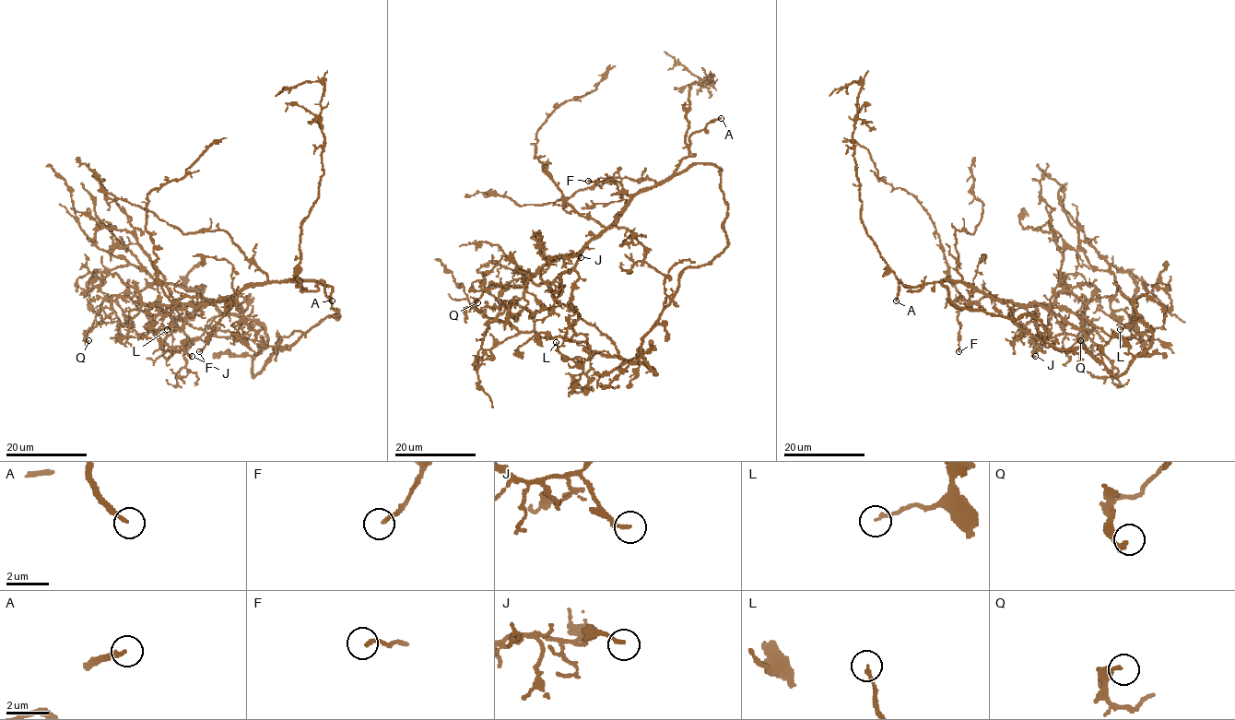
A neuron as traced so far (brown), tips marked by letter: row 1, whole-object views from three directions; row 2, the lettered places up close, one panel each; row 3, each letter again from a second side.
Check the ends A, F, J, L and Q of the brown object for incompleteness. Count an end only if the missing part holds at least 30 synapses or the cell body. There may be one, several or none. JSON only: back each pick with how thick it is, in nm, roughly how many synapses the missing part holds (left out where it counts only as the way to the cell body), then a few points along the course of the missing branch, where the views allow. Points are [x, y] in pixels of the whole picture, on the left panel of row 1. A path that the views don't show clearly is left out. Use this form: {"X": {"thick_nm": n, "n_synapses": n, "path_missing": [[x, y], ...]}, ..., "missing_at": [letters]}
{"A": {"thick_nm": 200}, "missing_at": ["A"]}

